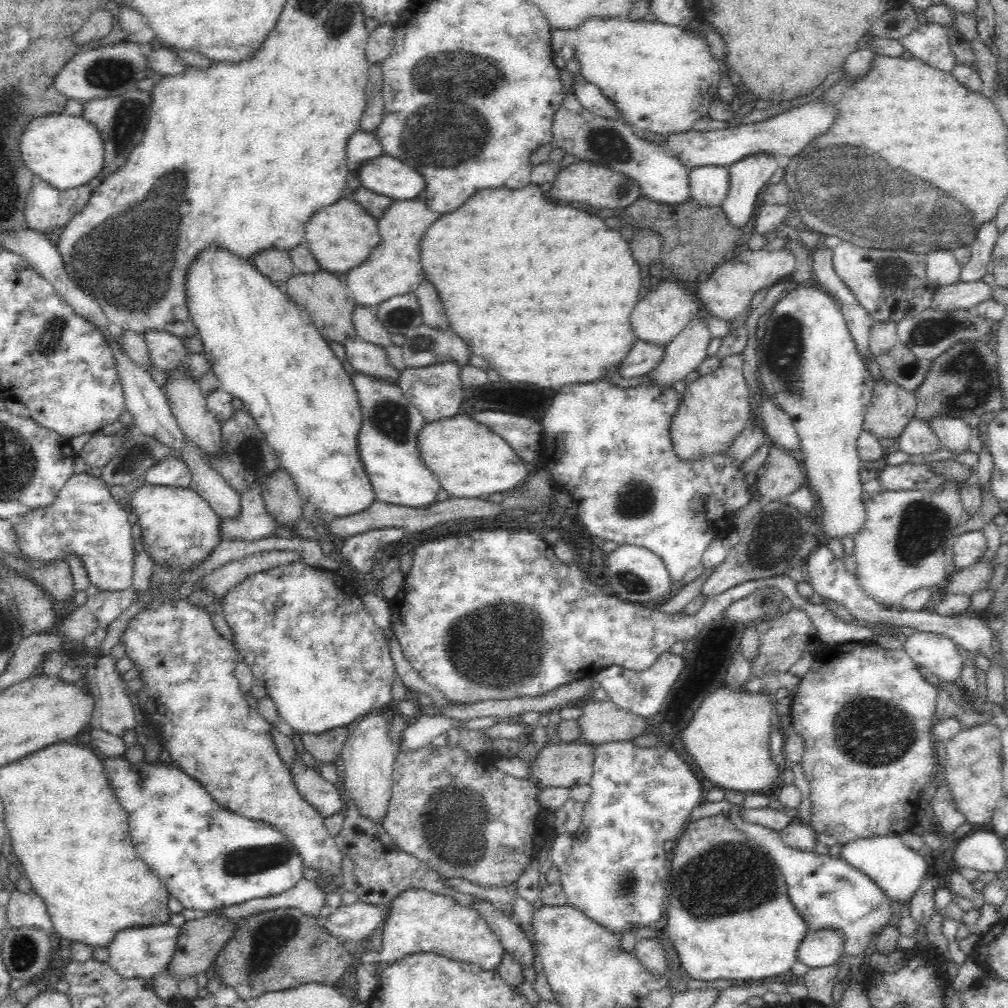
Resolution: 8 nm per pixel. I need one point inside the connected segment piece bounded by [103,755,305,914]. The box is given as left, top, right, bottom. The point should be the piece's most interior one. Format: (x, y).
(209, 858)

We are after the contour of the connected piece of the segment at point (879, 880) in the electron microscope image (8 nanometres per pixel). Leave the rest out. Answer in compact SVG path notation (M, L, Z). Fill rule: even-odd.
M896 835L870 836L870 838L856 838L850 842L844 842L840 846L841 858L854 869L860 870L871 880L874 880L886 897L902 905L902 911L898 912L898 925L900 925L900 935L903 937L914 937L919 930L916 922L910 917L910 912L905 911L908 901L918 891L922 882L926 879L928 863L918 854L918 851L907 847L902 843L902 839Z

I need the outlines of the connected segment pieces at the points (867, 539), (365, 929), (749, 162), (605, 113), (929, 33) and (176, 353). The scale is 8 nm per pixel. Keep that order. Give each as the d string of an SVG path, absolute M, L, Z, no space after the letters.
M947 481L939 490L883 490L864 497L867 520L862 529L854 534L852 556L856 562L856 585L886 608L898 608L909 592L929 588L936 592L956 571L950 547L961 530L960 518L964 511L960 500L960 484Z
M357 901L352 906L338 906L336 909L332 909L329 916L319 917L322 928L328 935L336 938L341 943L346 941L353 941L360 947L364 946L365 939L369 934L377 928L382 927L385 922L386 914L388 914L388 906L386 910L378 910L374 904Z
M756 152L727 167L729 191L721 207L732 226L742 228L748 224L767 181L781 165L781 158L767 152Z
M580 74L573 78L571 88L572 93L576 95L574 99L592 114L614 120L620 119L620 111L614 109L614 103L604 97L598 86L589 83Z
M918 24L911 34L899 40L904 50L919 61L951 73L956 66L955 55L950 49L951 35L957 34L954 24Z
M144 330L142 332L151 363L168 371L172 368L185 368L194 379L210 371L210 364L201 353L192 354L184 347L182 339L165 330Z

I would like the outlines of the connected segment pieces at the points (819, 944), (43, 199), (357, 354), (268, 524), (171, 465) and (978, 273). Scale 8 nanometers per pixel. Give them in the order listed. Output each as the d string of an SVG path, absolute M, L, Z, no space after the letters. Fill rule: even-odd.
M812 930L801 939L796 952L796 962L802 962L811 969L834 965L837 958L842 955L844 947L843 935L836 930Z
M35 180L25 202L25 226L42 233L63 227L76 212L86 206L90 186L58 190L46 181Z
M357 335L346 336L342 342L345 352L345 364L349 370L369 374L370 377L386 379L390 383L399 380L400 371L388 363L386 351L381 346L362 340Z
M262 484L252 485L241 494L240 512L238 517L229 517L221 520L220 541L221 540L260 540L271 535L281 536L284 529L270 517L264 507L262 495L260 494Z
M166 458L151 466L143 480L151 485L188 488L191 483L191 470L183 461Z
M995 218L984 222L976 230L973 243L971 244L970 260L962 265L959 280L980 281L982 274L988 270L990 260L992 260L992 250L994 250L998 235L1000 234L995 223Z

